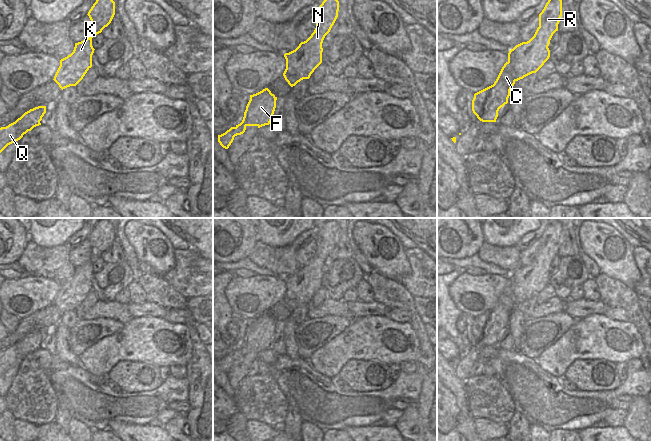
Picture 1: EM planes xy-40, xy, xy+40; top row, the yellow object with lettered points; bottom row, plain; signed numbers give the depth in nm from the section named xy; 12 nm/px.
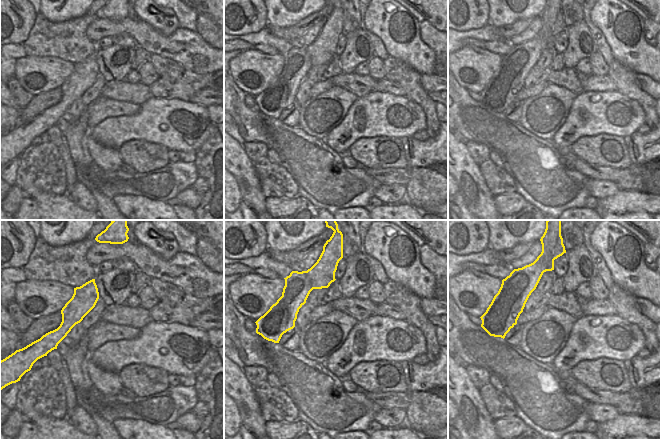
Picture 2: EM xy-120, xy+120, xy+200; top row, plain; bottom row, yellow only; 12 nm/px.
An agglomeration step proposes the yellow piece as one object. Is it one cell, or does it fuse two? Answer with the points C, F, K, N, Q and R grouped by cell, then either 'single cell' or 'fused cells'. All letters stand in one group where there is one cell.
groups C F / K N Q R; fused cells

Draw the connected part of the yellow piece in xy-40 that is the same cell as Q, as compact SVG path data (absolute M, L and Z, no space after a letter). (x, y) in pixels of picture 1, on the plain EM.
M33 334L25 336L15 346L0 352L0 377L10 368L20 364L42 344L42 336Z

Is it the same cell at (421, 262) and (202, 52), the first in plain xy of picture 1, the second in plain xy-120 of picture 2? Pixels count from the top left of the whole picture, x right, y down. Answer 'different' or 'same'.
same

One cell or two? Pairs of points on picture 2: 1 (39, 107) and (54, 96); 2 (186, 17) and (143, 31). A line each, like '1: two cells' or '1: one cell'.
1: one cell
2: two cells

